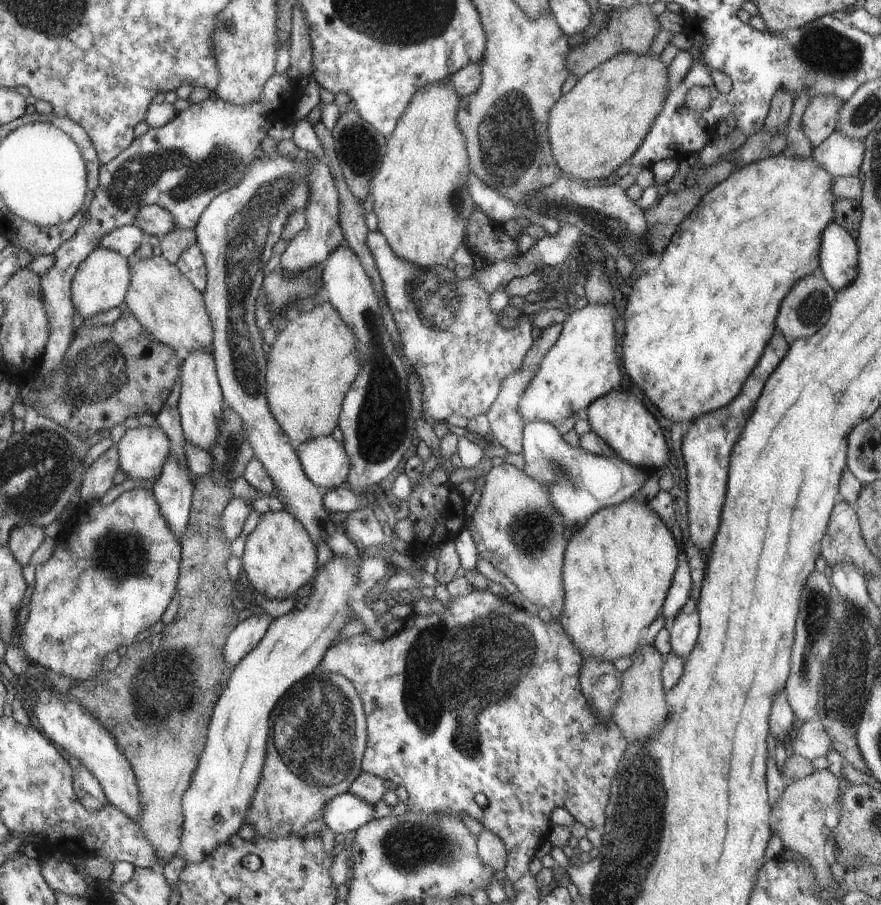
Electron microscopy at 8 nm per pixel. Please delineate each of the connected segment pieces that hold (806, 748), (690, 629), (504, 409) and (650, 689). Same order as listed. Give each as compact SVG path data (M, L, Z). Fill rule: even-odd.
M816 719L802 722L799 728L791 731L789 744L793 755L799 755L809 761L824 756L832 748L829 736L825 734L821 722Z
M689 596L685 608L681 609L668 622L671 645L669 653L684 657L693 648L693 642L695 642L695 636L697 636L697 630L699 630L695 604L696 602L691 600Z
M553 323L541 330L538 339L534 340L531 347L527 349L526 359L523 360L523 366L516 372L507 375L502 380L498 394L495 400L491 402L487 412L484 414L490 424L491 434L500 446L505 448L507 452L519 453L522 449L522 427L524 423L520 414L517 412L516 406L521 395L524 393L528 382L535 376L538 364L543 358L543 355L551 348L551 345L557 340L562 324Z
M640 645L631 656L631 665L622 672L621 694L615 708L610 712L610 720L622 729L625 740L630 743L654 735L667 720L666 692L663 692L659 670L665 664L665 656L653 645Z

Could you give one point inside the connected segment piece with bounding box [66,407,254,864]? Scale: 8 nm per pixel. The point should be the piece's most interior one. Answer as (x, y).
(157, 702)

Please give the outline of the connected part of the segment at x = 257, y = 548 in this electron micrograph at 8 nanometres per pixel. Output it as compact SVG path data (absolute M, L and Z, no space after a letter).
M285 509L259 514L255 528L245 537L241 579L268 599L286 599L315 572L315 546L306 528Z

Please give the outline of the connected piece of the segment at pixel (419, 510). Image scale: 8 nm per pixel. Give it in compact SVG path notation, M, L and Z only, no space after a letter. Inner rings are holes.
M417 455L411 456L404 464L403 472L409 477L413 486L406 500L408 502L408 517L415 528L415 537L407 543L406 554L417 561L417 558L425 552L429 553L433 546L440 546L445 541L453 540L463 524L463 496L457 490L456 485L448 481L439 486L429 482L429 477L419 478L423 466L423 460Z

